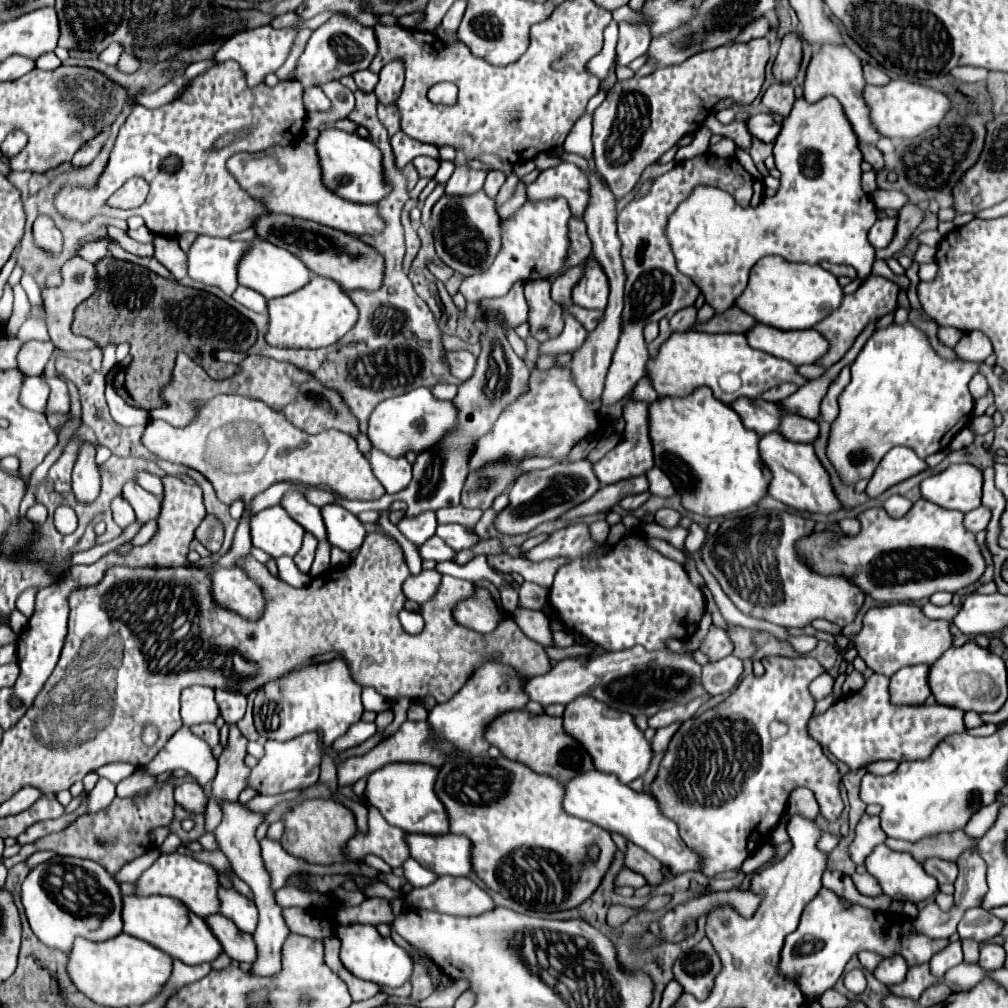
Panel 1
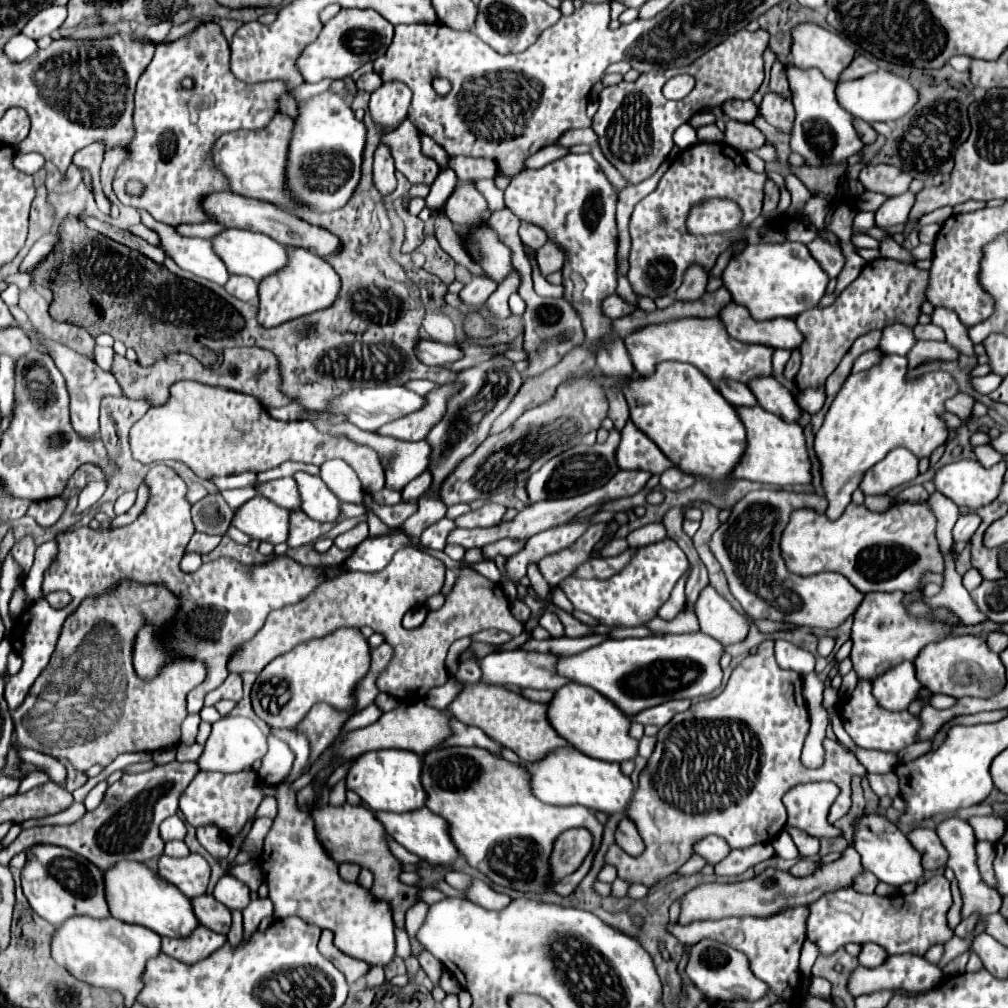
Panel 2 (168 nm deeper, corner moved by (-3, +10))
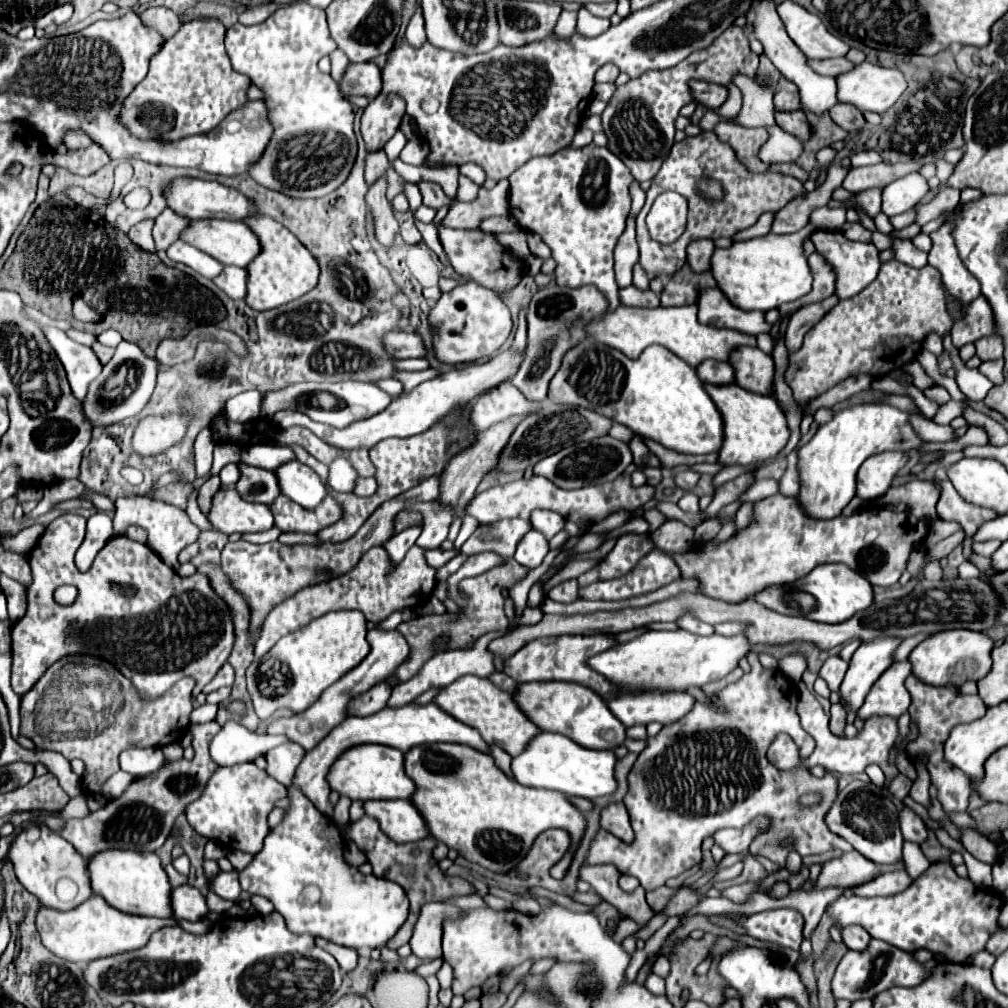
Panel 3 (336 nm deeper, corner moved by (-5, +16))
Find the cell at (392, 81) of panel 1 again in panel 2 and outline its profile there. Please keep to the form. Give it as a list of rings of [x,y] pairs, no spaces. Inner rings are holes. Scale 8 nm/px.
[[[386,82],[370,96],[370,116],[378,128],[398,126],[410,106],[410,90],[400,82]]]

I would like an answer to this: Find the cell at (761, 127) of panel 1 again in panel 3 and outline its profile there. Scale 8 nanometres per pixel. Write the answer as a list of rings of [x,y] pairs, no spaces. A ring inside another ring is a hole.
[[[692,80],[690,88],[692,88],[692,94],[694,94],[694,100],[700,102],[700,104],[704,104],[704,106],[708,106],[708,108],[712,108],[712,110],[720,108],[726,102],[726,98],[728,98],[726,86]]]

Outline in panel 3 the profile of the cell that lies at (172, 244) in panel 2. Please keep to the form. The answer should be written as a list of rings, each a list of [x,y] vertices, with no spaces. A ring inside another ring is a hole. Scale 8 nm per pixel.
[[[176,240],[166,250],[166,254],[176,264],[182,264],[180,271],[192,276],[192,278],[212,290],[212,292],[218,290],[218,287],[213,283],[214,276],[218,276],[218,272],[222,272],[222,264],[218,260],[214,260],[206,252],[194,248],[192,244],[186,244],[184,240]]]

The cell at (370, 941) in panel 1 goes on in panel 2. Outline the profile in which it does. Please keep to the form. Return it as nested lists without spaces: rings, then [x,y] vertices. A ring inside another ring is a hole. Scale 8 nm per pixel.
[[[284,782],[276,786],[276,800],[278,800],[278,814],[272,822],[272,828],[264,840],[264,852],[258,860],[262,870],[264,882],[268,884],[268,898],[274,904],[274,918],[288,918],[298,916],[306,924],[314,924],[320,930],[330,930],[334,934],[334,944],[348,956],[364,960],[368,964],[388,964],[394,958],[394,920],[392,908],[388,902],[382,902],[370,894],[370,890],[362,888],[358,882],[346,882],[338,874],[338,862],[322,848],[320,840],[316,838],[314,820],[310,812],[304,812],[296,806],[296,790],[292,784]]]

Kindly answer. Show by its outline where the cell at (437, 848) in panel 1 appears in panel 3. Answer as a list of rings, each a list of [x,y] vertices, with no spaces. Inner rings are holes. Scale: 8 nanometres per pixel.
[[[370,800],[364,802],[364,810],[368,816],[374,816],[380,822],[380,828],[394,840],[394,842],[418,842],[430,836],[426,820],[412,804],[412,800]]]

